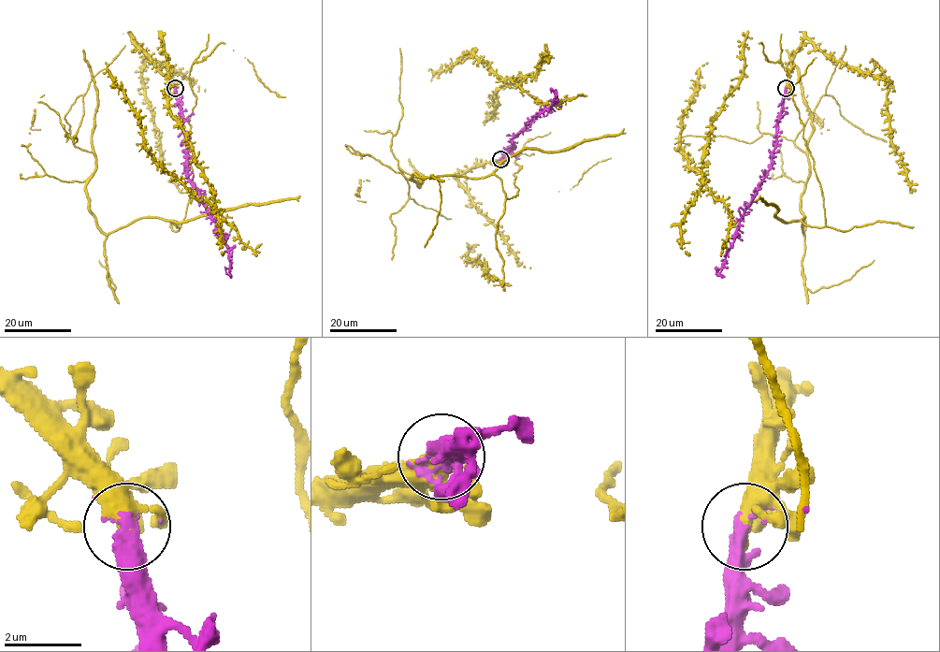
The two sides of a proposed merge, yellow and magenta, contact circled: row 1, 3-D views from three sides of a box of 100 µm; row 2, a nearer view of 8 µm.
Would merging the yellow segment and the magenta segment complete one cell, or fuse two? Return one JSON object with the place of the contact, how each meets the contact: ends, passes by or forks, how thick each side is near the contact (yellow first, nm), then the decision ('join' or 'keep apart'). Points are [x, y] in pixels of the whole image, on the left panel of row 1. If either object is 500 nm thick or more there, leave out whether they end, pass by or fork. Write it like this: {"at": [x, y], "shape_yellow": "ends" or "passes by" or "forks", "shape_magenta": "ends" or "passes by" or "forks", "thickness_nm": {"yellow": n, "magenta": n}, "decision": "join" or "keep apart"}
{"at": [175, 88], "shape_yellow": "forks", "shape_magenta": "passes by", "thickness_nm": {"yellow": 320, "magenta": 320}, "decision": "join"}

